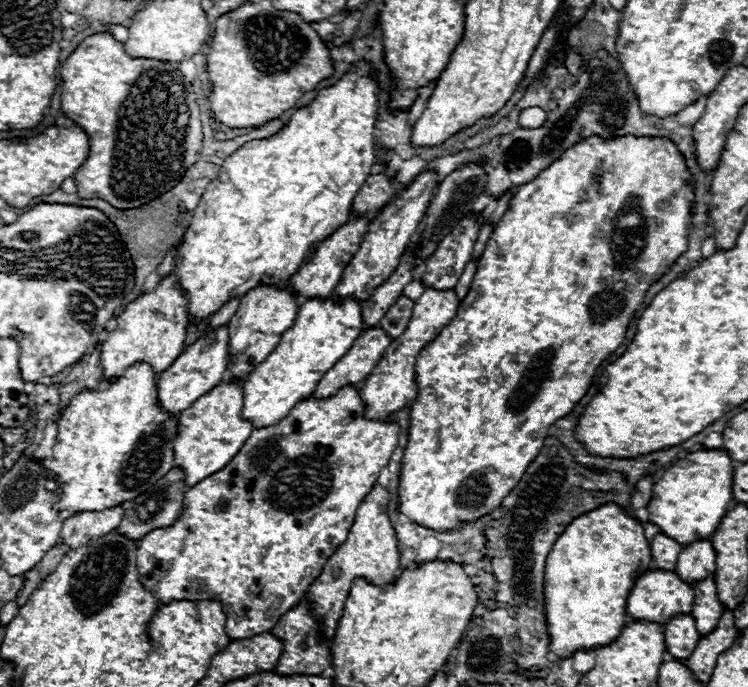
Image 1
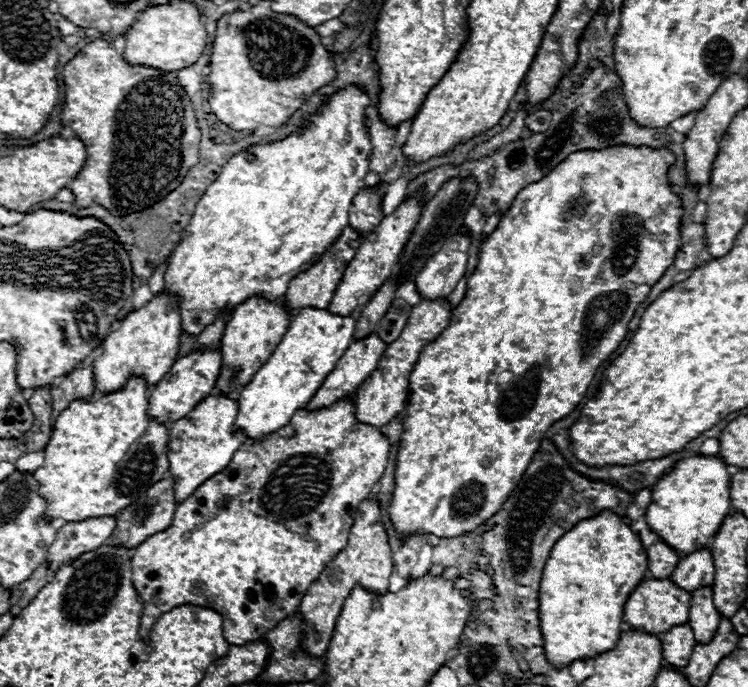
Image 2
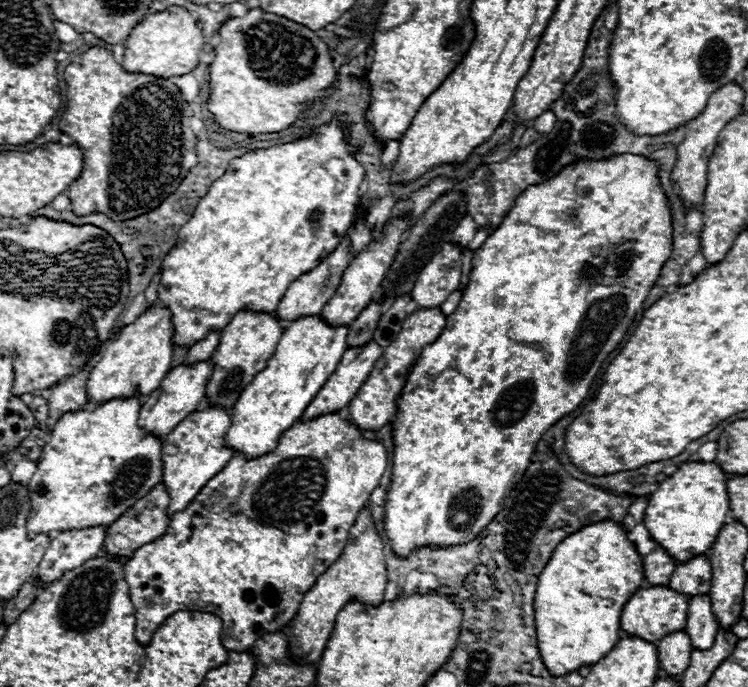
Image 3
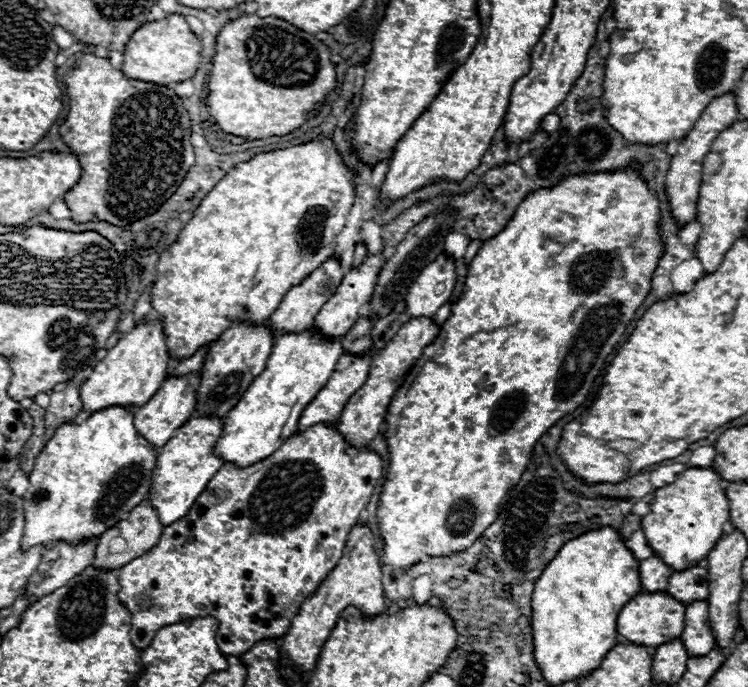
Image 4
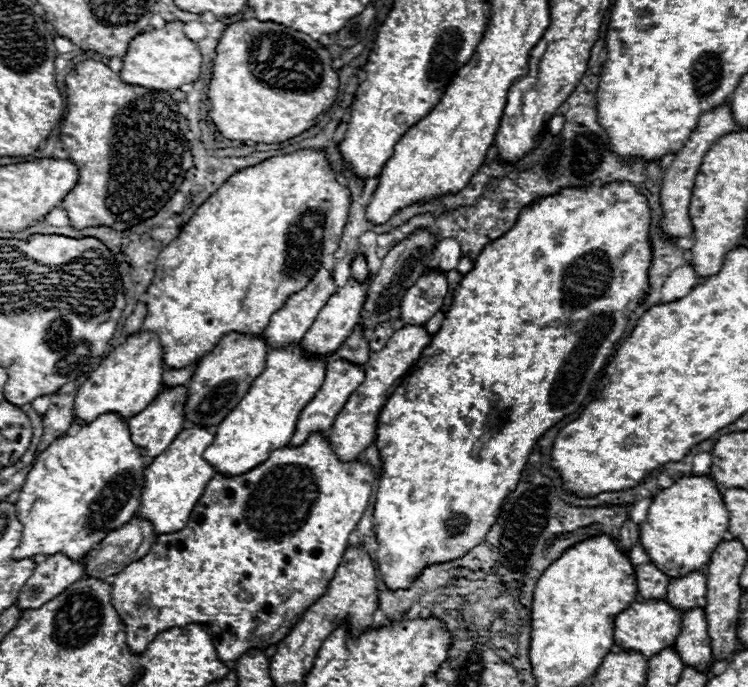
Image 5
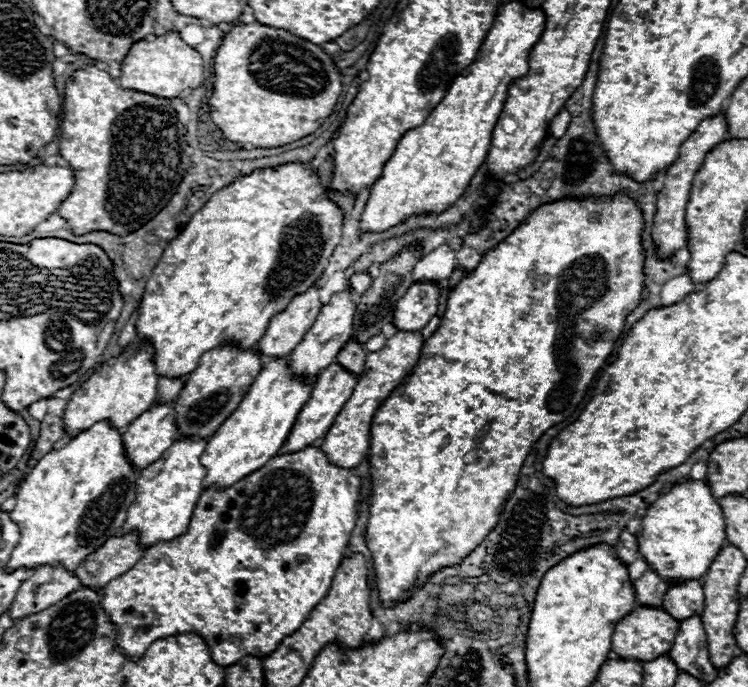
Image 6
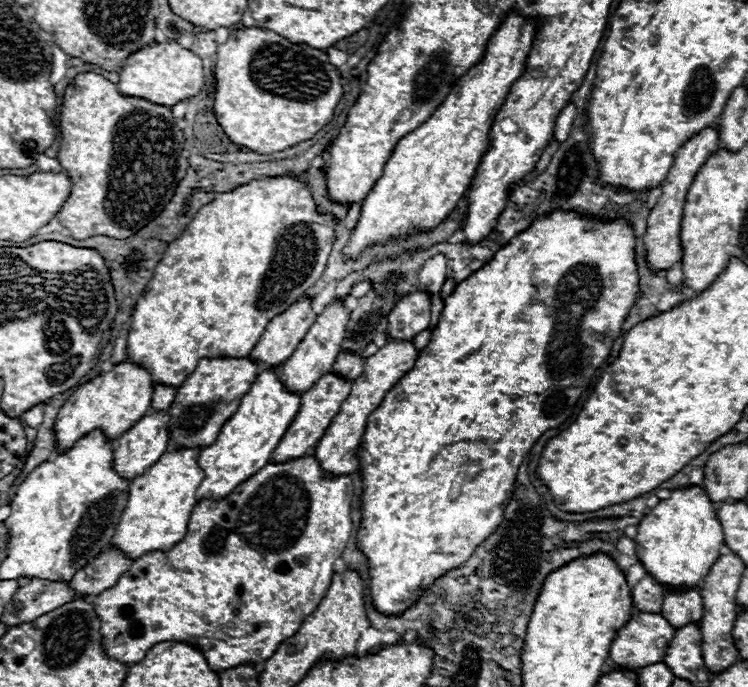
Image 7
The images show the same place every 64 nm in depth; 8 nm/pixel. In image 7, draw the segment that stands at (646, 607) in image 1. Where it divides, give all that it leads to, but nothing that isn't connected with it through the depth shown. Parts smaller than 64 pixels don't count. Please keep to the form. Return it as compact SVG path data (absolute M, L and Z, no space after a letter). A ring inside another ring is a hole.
M636 612L628 624L616 634L612 648L610 648L610 660L614 666L628 668L628 670L638 670L650 664L656 664L664 658L666 646L672 642L676 630L668 624L668 620L662 614L640 614Z

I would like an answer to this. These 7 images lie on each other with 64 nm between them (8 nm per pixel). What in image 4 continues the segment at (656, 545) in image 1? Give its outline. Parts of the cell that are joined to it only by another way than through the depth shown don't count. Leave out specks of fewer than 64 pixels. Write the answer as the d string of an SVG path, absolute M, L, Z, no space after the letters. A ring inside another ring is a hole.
M656 556L640 562L640 582L644 592L662 592L668 586L672 570Z

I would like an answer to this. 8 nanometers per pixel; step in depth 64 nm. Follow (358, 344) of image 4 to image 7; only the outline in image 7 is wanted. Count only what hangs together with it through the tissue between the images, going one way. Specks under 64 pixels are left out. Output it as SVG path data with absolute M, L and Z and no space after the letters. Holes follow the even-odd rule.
M338 354L334 372L344 380L356 380L362 372L364 360L358 354Z

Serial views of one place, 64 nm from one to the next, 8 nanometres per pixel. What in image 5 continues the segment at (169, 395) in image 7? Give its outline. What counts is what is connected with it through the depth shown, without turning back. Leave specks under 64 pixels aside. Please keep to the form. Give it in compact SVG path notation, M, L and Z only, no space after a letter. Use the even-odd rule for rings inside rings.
M196 364L194 366L188 366L184 370L164 370L164 374L162 374L162 386L164 388L174 388L174 386L188 384L194 368L196 368Z

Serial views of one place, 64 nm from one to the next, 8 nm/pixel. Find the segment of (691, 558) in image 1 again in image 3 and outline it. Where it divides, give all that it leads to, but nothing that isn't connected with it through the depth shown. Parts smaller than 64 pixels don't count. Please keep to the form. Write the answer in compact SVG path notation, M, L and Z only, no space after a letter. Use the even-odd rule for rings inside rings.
M700 556L700 558L694 558L692 562L678 564L668 586L674 592L692 598L692 596L710 592L710 578L712 578L710 562L706 556Z

